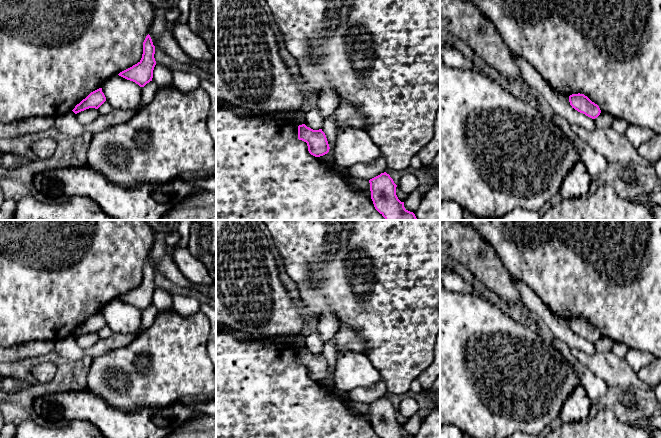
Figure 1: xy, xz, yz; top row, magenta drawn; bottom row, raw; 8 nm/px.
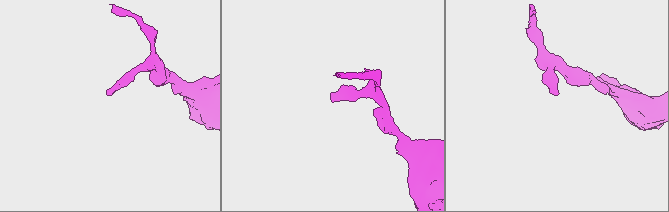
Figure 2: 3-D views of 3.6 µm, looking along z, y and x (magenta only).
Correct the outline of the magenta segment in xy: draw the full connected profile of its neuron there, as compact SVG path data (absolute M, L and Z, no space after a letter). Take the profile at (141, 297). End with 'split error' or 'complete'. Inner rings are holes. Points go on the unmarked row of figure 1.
M148 258L143 266L143 278L141 284L132 291L120 296L118 299L144 311L152 305L153 294L156 289L154 282L155 270Z; complete

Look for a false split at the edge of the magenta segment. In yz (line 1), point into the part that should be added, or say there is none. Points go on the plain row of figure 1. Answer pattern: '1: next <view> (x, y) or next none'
1: next none

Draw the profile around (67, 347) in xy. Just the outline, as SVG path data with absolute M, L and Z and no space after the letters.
M113 333L106 339L99 339L92 347L81 349L76 342L76 338L73 335L69 335L64 339L55 342L55 352L58 355L67 358L69 361L78 362L86 356L95 358L106 352L126 346L130 344L134 338L134 335Z

